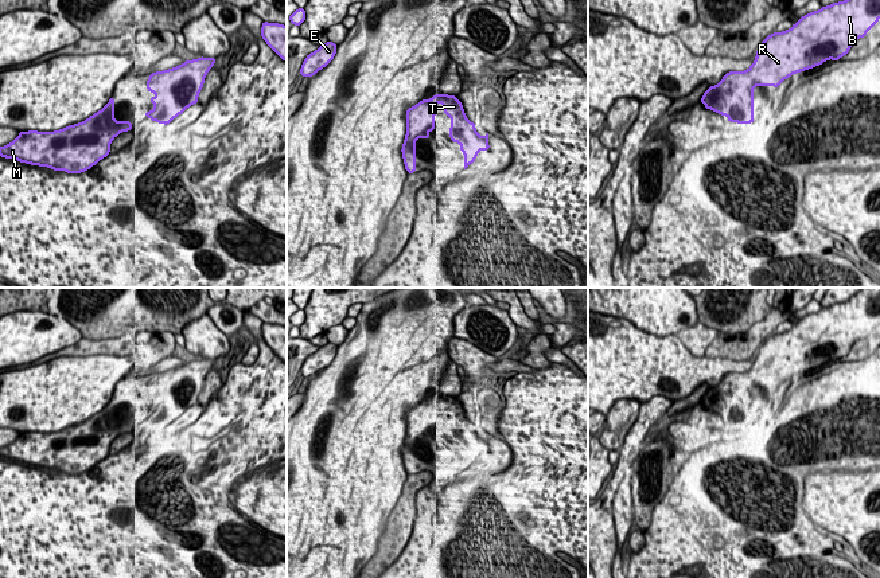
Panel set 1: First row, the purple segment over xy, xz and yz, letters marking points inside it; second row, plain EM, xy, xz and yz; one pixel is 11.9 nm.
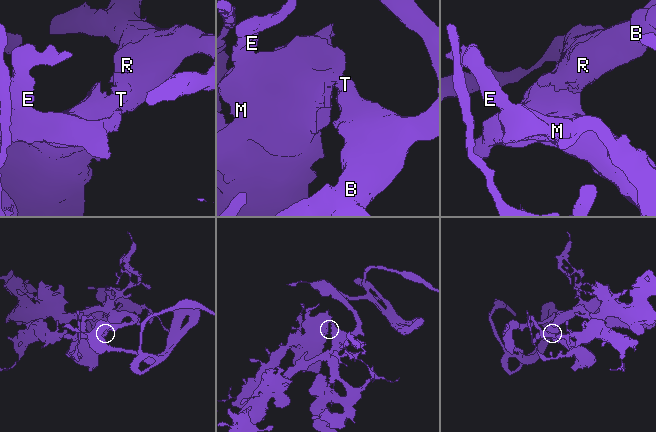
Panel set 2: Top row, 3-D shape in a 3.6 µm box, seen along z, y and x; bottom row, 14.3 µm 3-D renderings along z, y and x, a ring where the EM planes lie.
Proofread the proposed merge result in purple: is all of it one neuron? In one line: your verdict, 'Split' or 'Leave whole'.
Leave whole

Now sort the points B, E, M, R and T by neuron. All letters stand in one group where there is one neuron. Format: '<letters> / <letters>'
B E M R T

